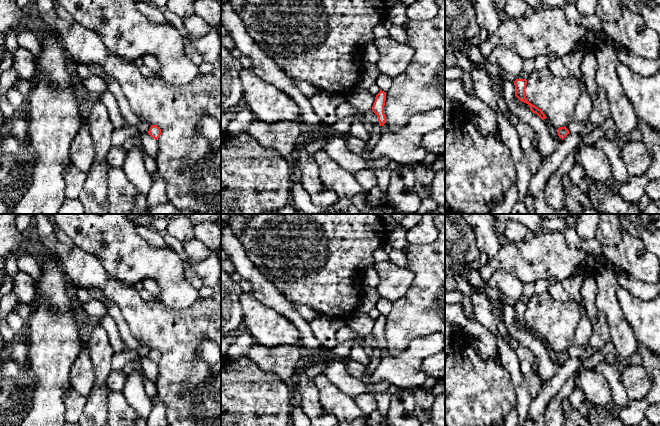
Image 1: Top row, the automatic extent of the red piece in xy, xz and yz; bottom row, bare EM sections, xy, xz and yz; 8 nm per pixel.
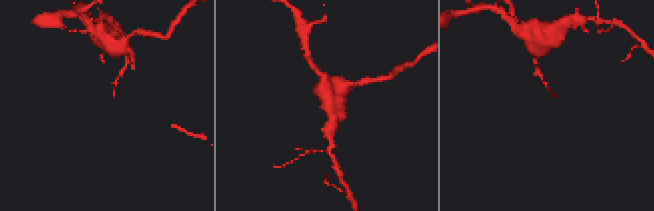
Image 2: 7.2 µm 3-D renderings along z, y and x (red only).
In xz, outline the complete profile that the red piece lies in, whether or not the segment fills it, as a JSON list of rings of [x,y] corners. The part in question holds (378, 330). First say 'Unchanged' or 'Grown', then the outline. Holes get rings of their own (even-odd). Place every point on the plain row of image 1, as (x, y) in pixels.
Unchanged. [[[380,314],[380,316],[376,319],[375,325],[372,330],[372,335],[378,341],[379,350],[383,350],[386,345],[386,341],[384,338],[385,325],[386,325],[386,316]]]

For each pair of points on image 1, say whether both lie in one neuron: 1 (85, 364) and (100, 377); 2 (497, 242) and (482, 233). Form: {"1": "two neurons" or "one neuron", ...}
{"1": "two neurons", "2": "one neuron"}

